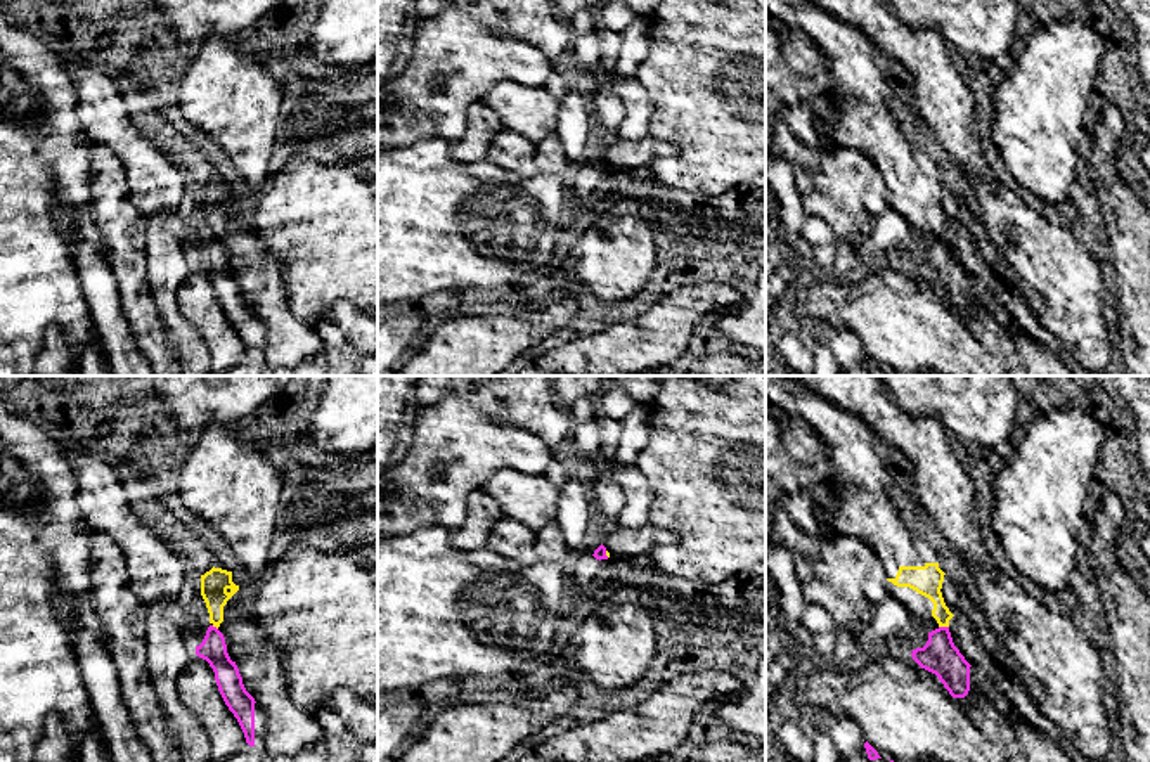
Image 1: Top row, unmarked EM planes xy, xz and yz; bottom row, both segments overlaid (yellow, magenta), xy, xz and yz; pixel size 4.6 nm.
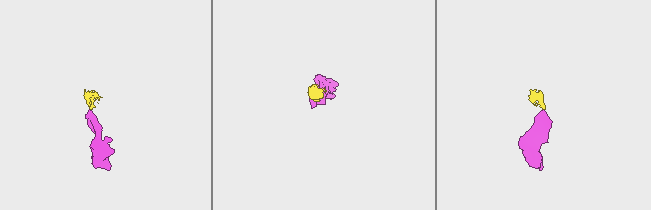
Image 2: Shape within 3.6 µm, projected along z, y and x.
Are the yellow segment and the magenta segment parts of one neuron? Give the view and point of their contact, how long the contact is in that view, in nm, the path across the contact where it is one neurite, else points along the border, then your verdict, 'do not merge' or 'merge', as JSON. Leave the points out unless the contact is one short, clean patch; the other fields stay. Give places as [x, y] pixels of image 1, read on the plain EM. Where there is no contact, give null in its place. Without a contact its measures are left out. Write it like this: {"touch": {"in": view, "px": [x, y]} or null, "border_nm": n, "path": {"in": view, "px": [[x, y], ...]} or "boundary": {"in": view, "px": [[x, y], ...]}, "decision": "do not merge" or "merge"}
{"touch": {"in": "yz", "px": [944, 238]}, "border_nm": 50, "boundary": {"in": "yz", "px": [[939, 238], [948, 239]]}, "decision": "do not merge"}

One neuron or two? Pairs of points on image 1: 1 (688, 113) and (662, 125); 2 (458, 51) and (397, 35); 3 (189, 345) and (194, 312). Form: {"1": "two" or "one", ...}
{"1": "one", "2": "two", "3": "two"}

